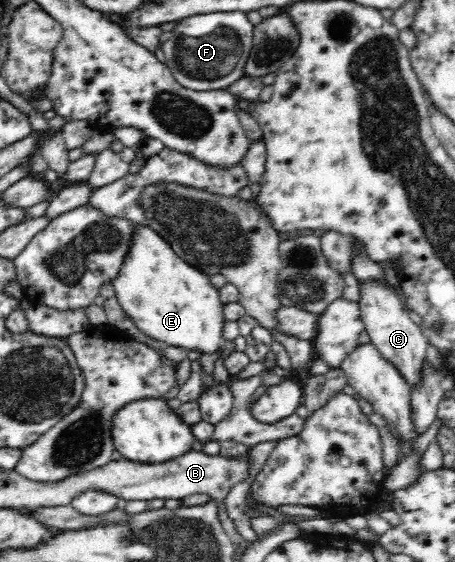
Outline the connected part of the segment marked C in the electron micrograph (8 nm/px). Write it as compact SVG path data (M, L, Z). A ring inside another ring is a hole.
M380 280L359 282L360 299L357 303L365 330L370 337L370 344L375 345L378 352L393 364L402 378L411 386L411 391L422 381L422 365L426 362L426 351L429 342L422 328L414 323L404 310L396 291Z

